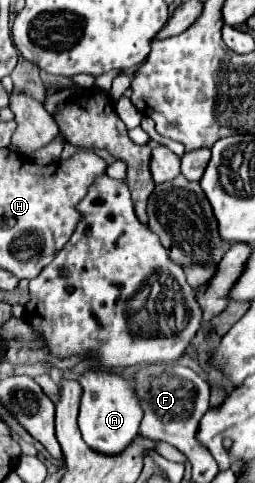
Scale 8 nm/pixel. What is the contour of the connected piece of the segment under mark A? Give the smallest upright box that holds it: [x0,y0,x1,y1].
[79,372,143,456]

